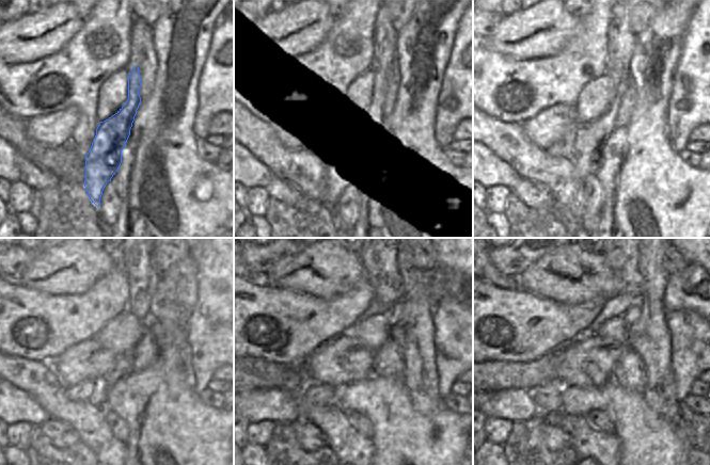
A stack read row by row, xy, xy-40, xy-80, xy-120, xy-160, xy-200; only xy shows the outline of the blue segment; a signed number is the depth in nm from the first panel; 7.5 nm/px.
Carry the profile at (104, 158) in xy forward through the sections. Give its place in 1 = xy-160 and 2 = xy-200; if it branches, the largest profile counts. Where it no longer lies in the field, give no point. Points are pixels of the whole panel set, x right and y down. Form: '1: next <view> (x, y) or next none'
1: next xy-160 (379, 259)
2: next xy-200 (622, 259)

